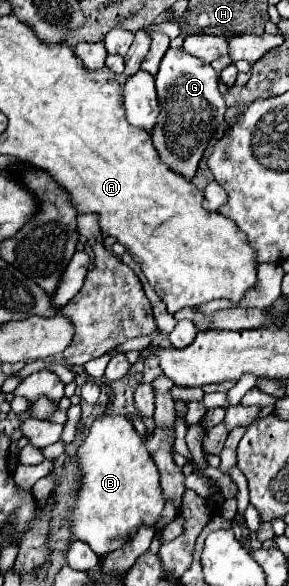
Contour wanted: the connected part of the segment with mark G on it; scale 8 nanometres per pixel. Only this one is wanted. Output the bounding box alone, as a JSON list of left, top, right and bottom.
[151,49,227,179]

